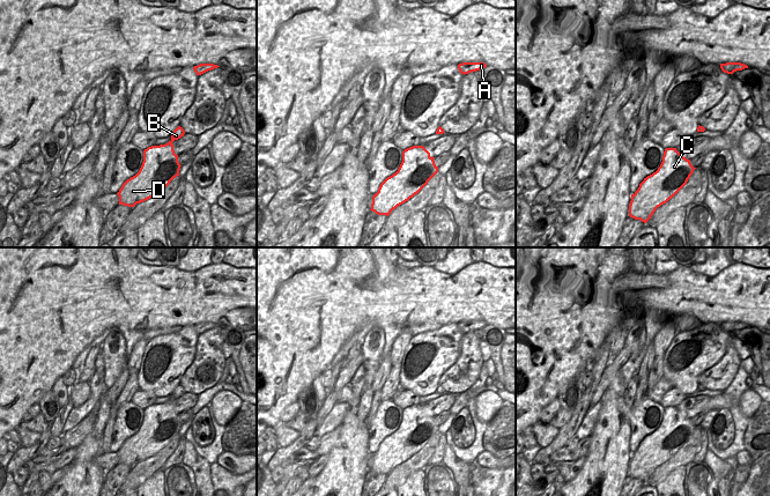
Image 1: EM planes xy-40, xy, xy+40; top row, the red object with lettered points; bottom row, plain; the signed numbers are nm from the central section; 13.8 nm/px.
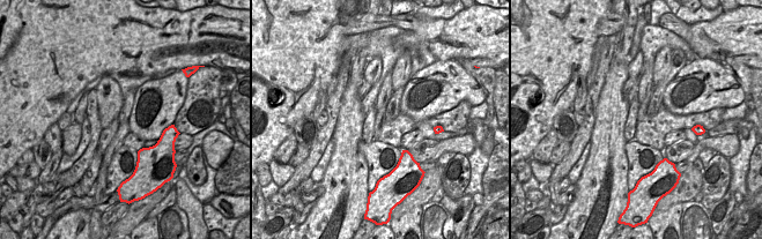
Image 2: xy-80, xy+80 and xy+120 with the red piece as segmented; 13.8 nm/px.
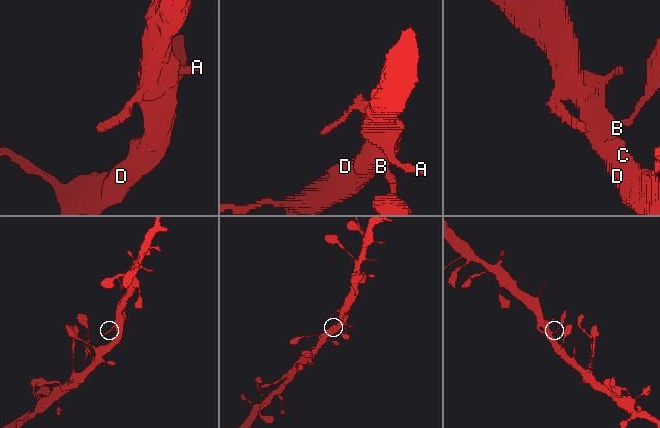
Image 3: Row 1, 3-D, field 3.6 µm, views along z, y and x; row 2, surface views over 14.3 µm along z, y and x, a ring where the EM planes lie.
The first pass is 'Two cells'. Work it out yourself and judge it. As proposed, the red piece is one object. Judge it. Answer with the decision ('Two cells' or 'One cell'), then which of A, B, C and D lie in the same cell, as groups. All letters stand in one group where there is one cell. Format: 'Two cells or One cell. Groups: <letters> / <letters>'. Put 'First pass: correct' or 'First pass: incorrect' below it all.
One cell. Groups: A B C D.
First pass: incorrect

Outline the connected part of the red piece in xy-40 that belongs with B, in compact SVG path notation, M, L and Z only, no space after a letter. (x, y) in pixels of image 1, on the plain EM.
M178 385L168 402L151 405L143 409L143 421L139 431L127 438L117 452L119 464L134 466L156 454L179 435L182 424L178 421L178 414L175 413L172 401L184 393L183 386Z

